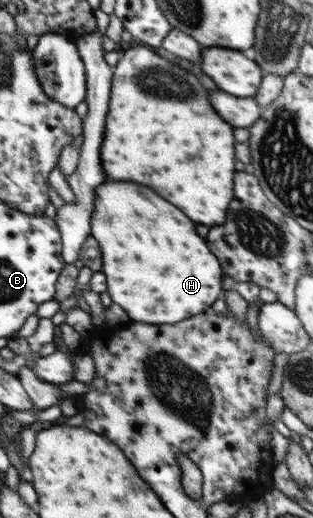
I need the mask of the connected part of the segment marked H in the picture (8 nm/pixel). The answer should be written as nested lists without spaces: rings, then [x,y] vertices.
[[[106,178],[95,188],[94,210],[90,214],[90,235],[95,237],[101,249],[101,272],[107,277],[107,293],[112,303],[127,313],[132,323],[176,324],[205,312],[222,297],[225,275],[219,269],[215,255],[197,235],[195,223],[153,189]]]

